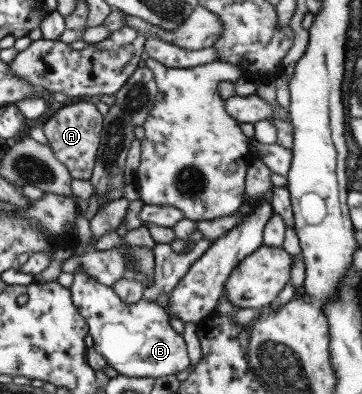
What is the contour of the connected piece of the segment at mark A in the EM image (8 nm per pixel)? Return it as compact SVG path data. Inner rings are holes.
M88 101L61 105L54 111L45 123L42 131L47 138L48 146L53 155L67 168L73 179L89 179L94 166L95 154L99 145L102 116L94 104Z

